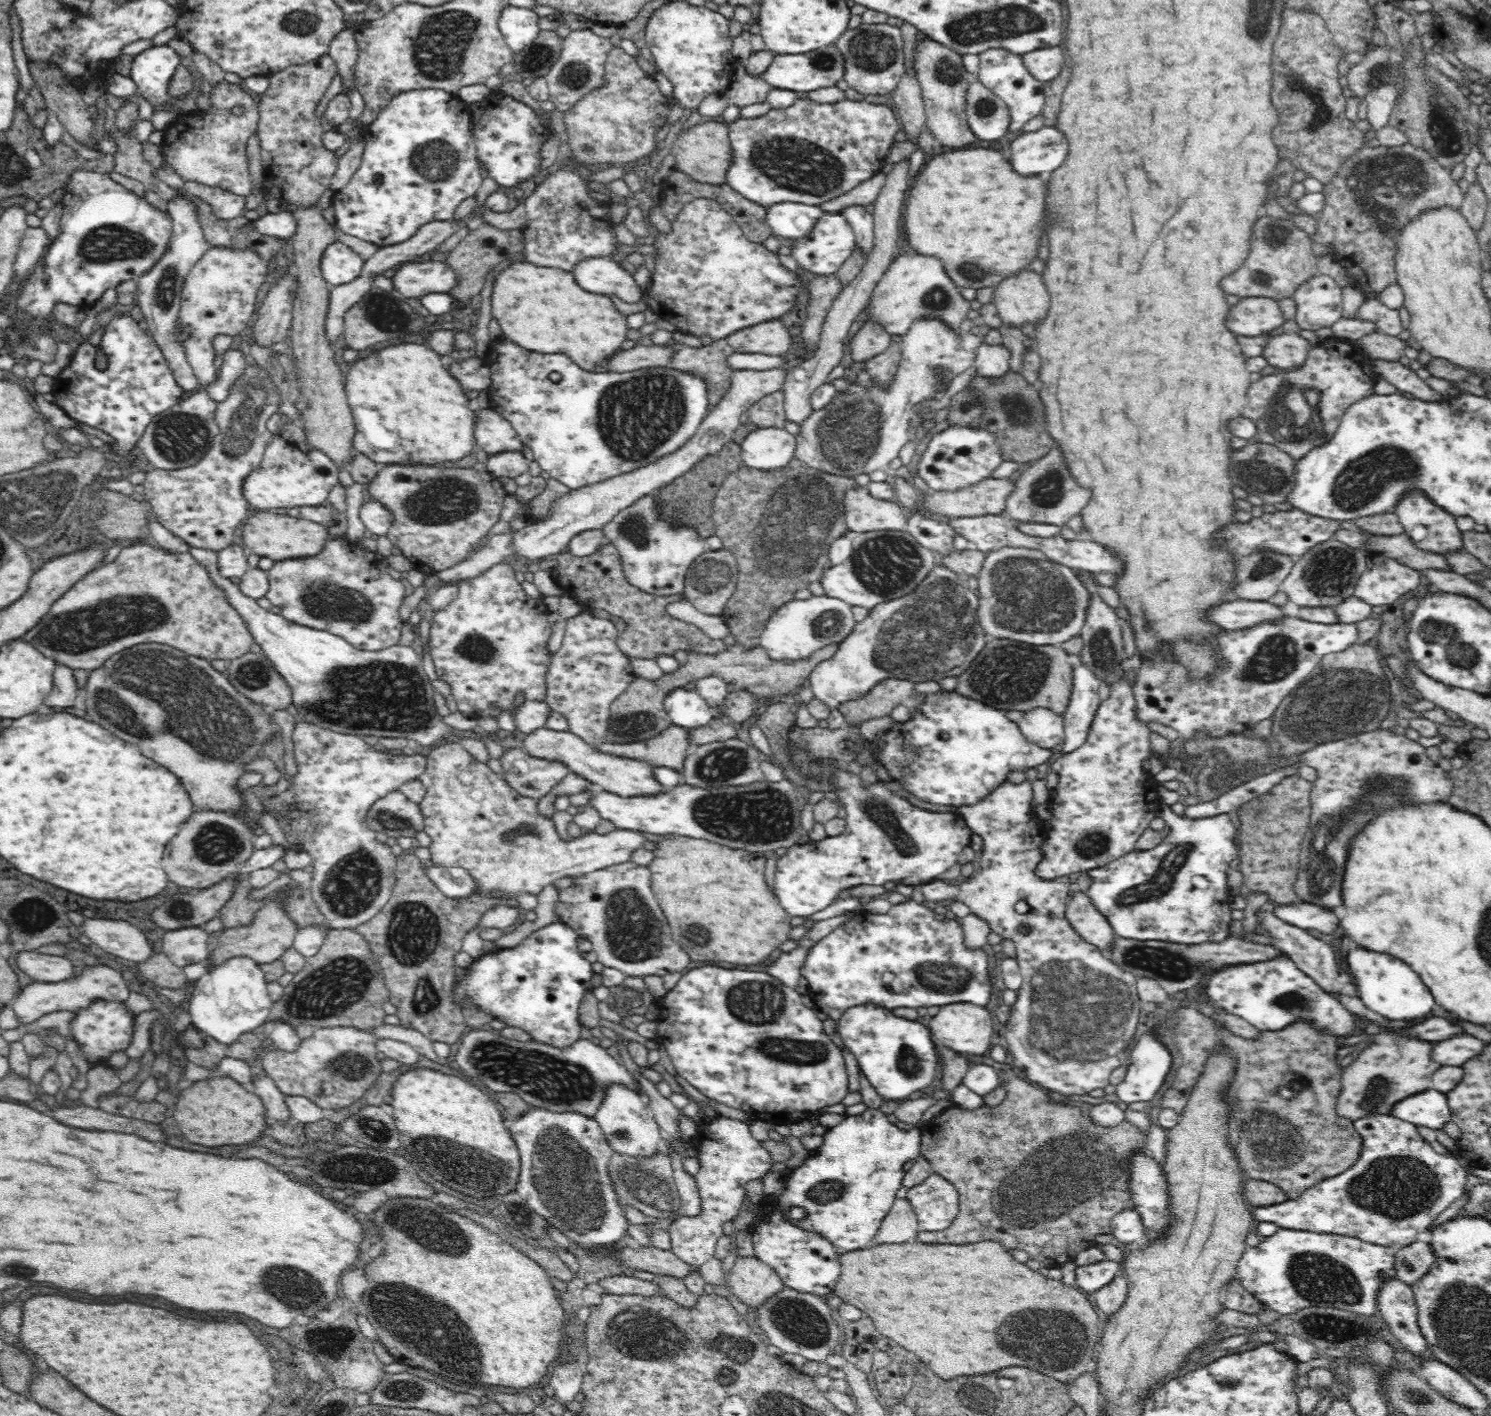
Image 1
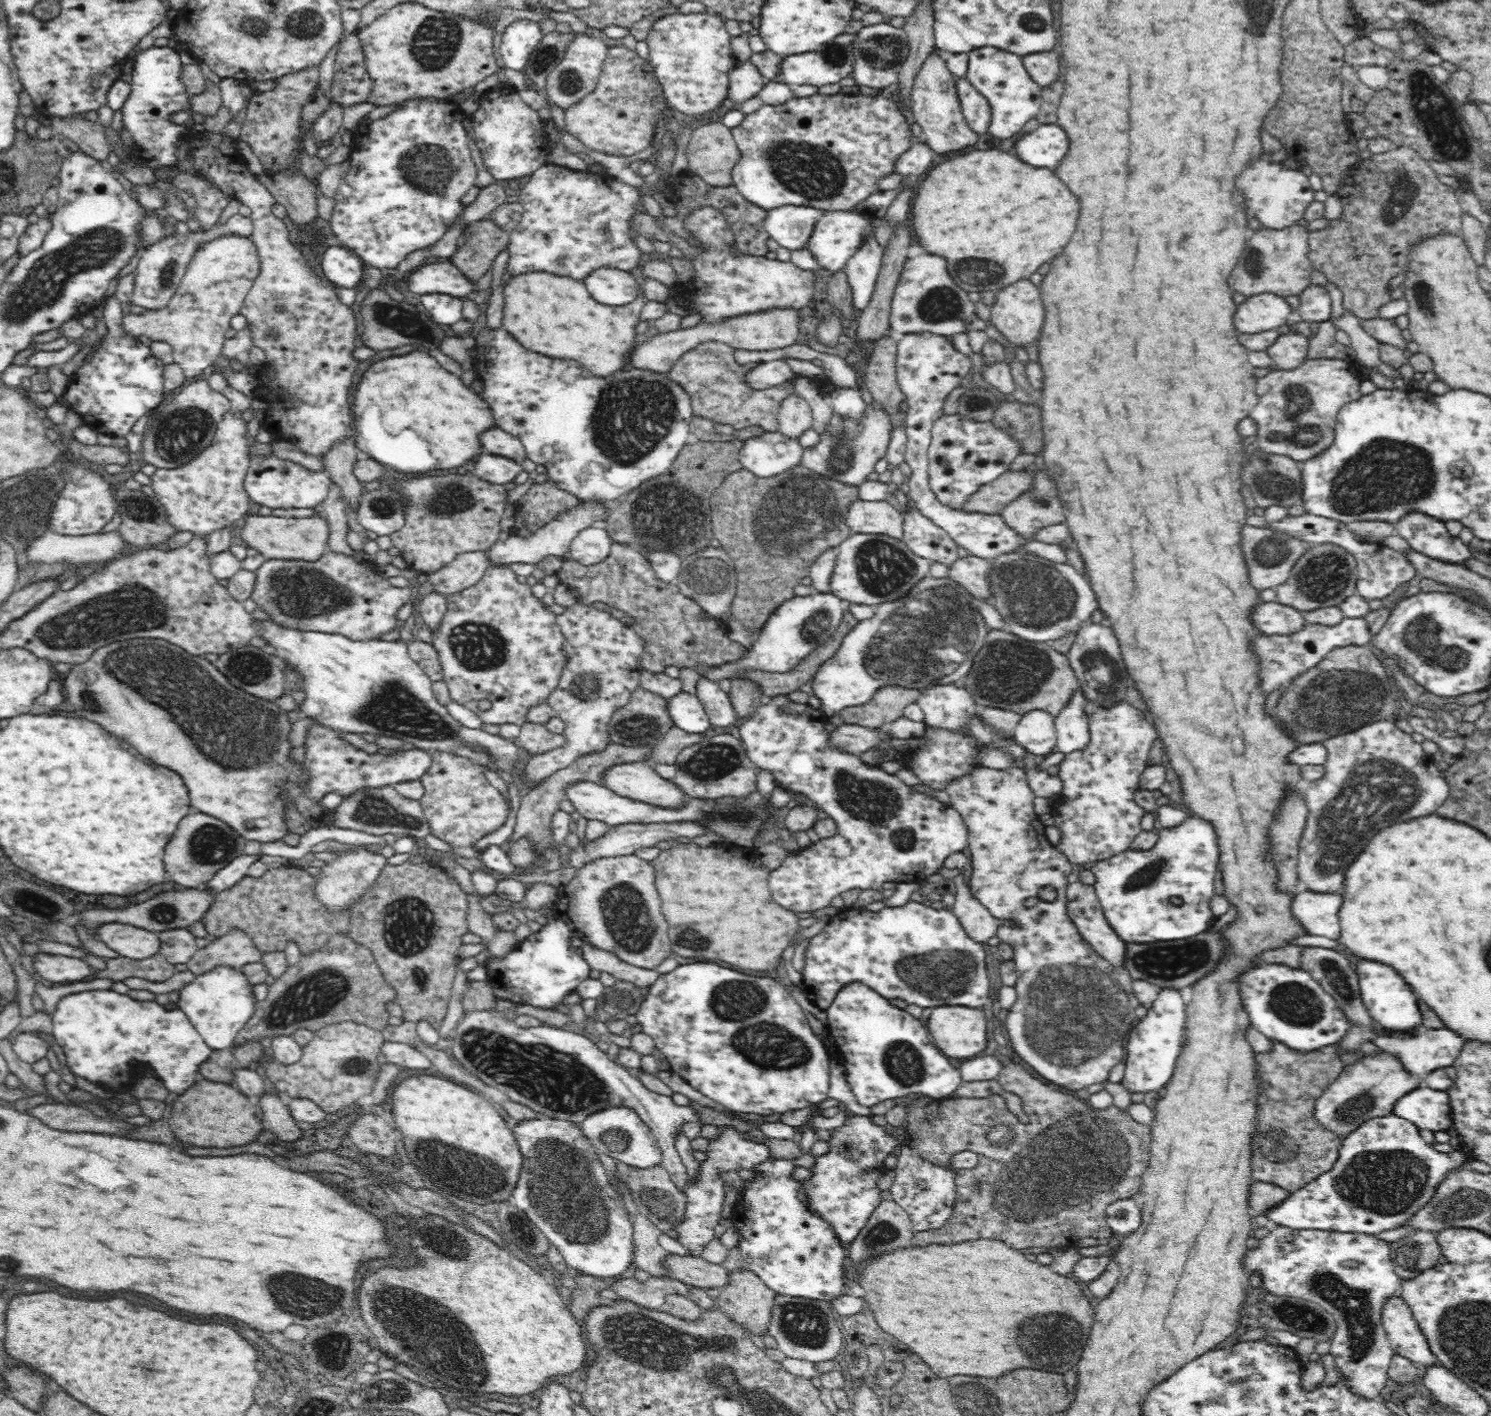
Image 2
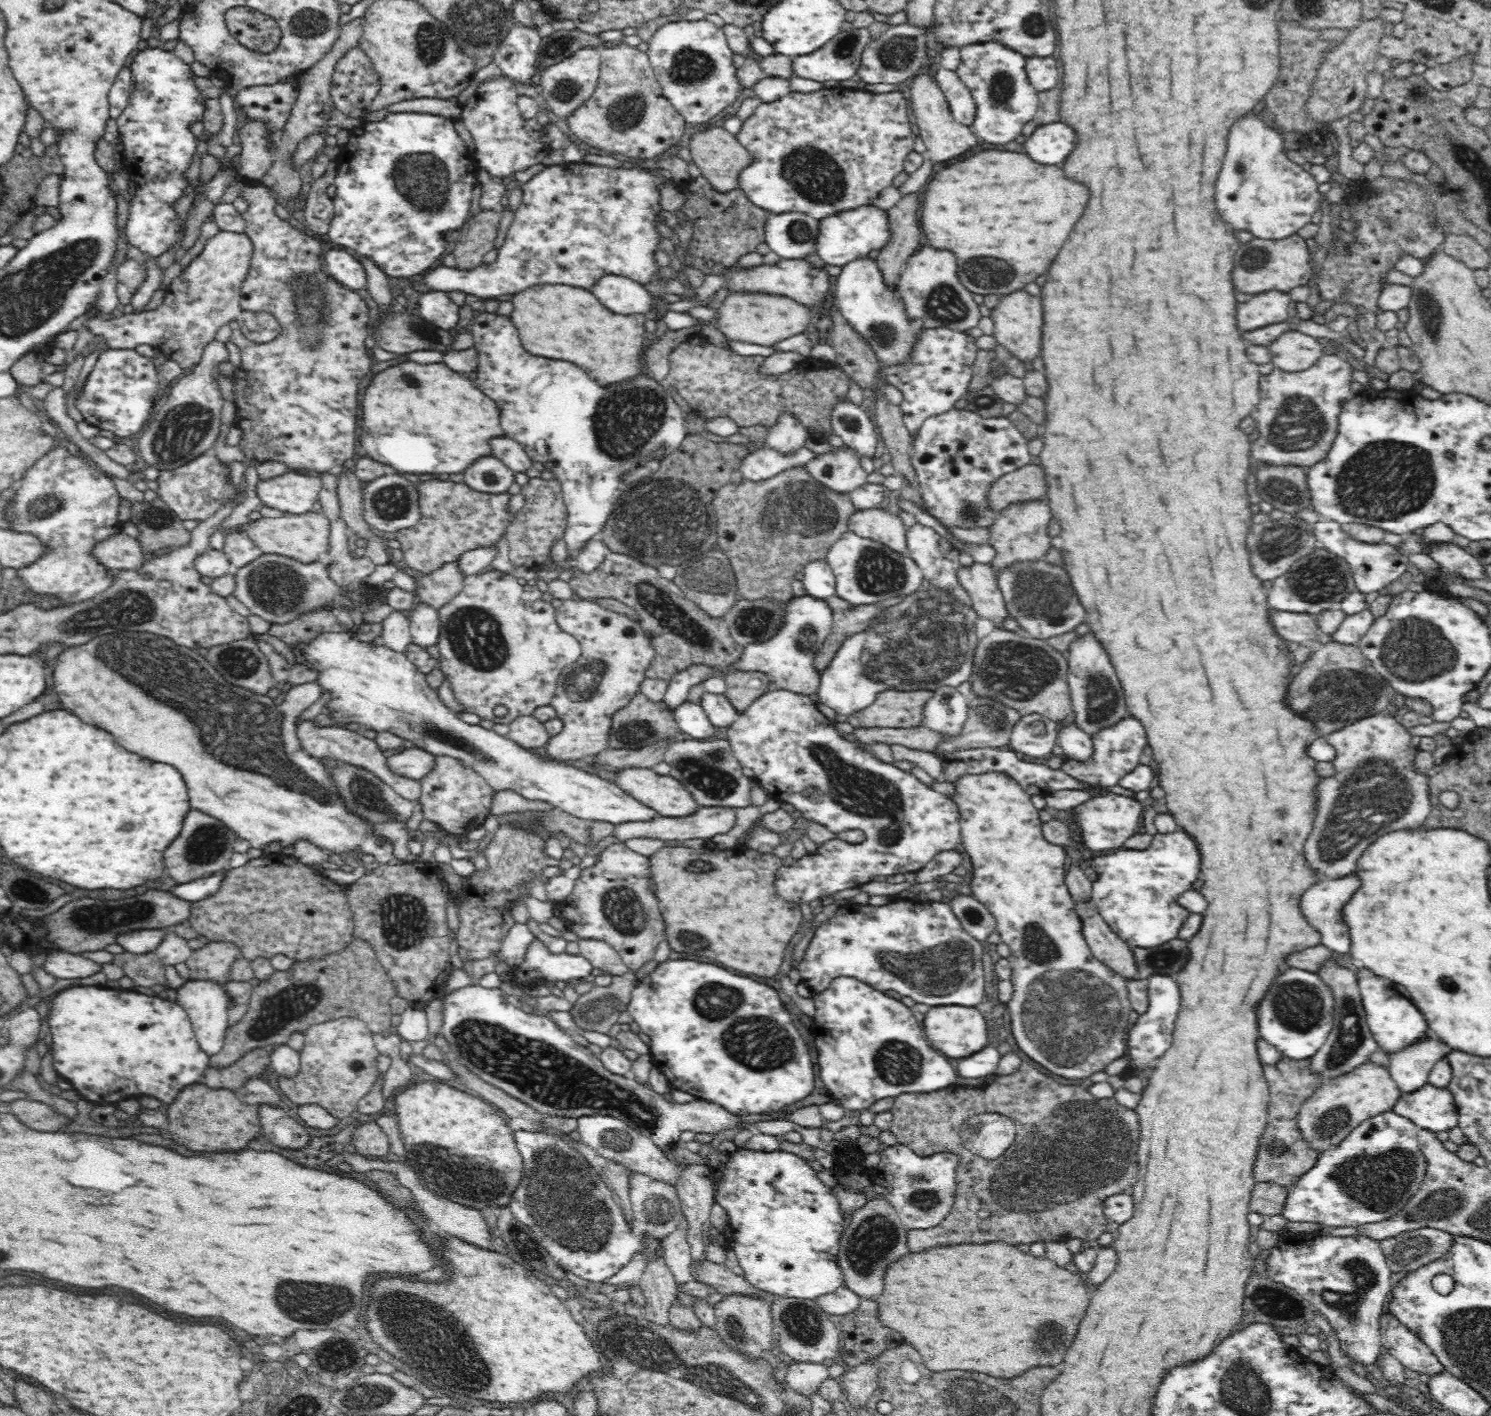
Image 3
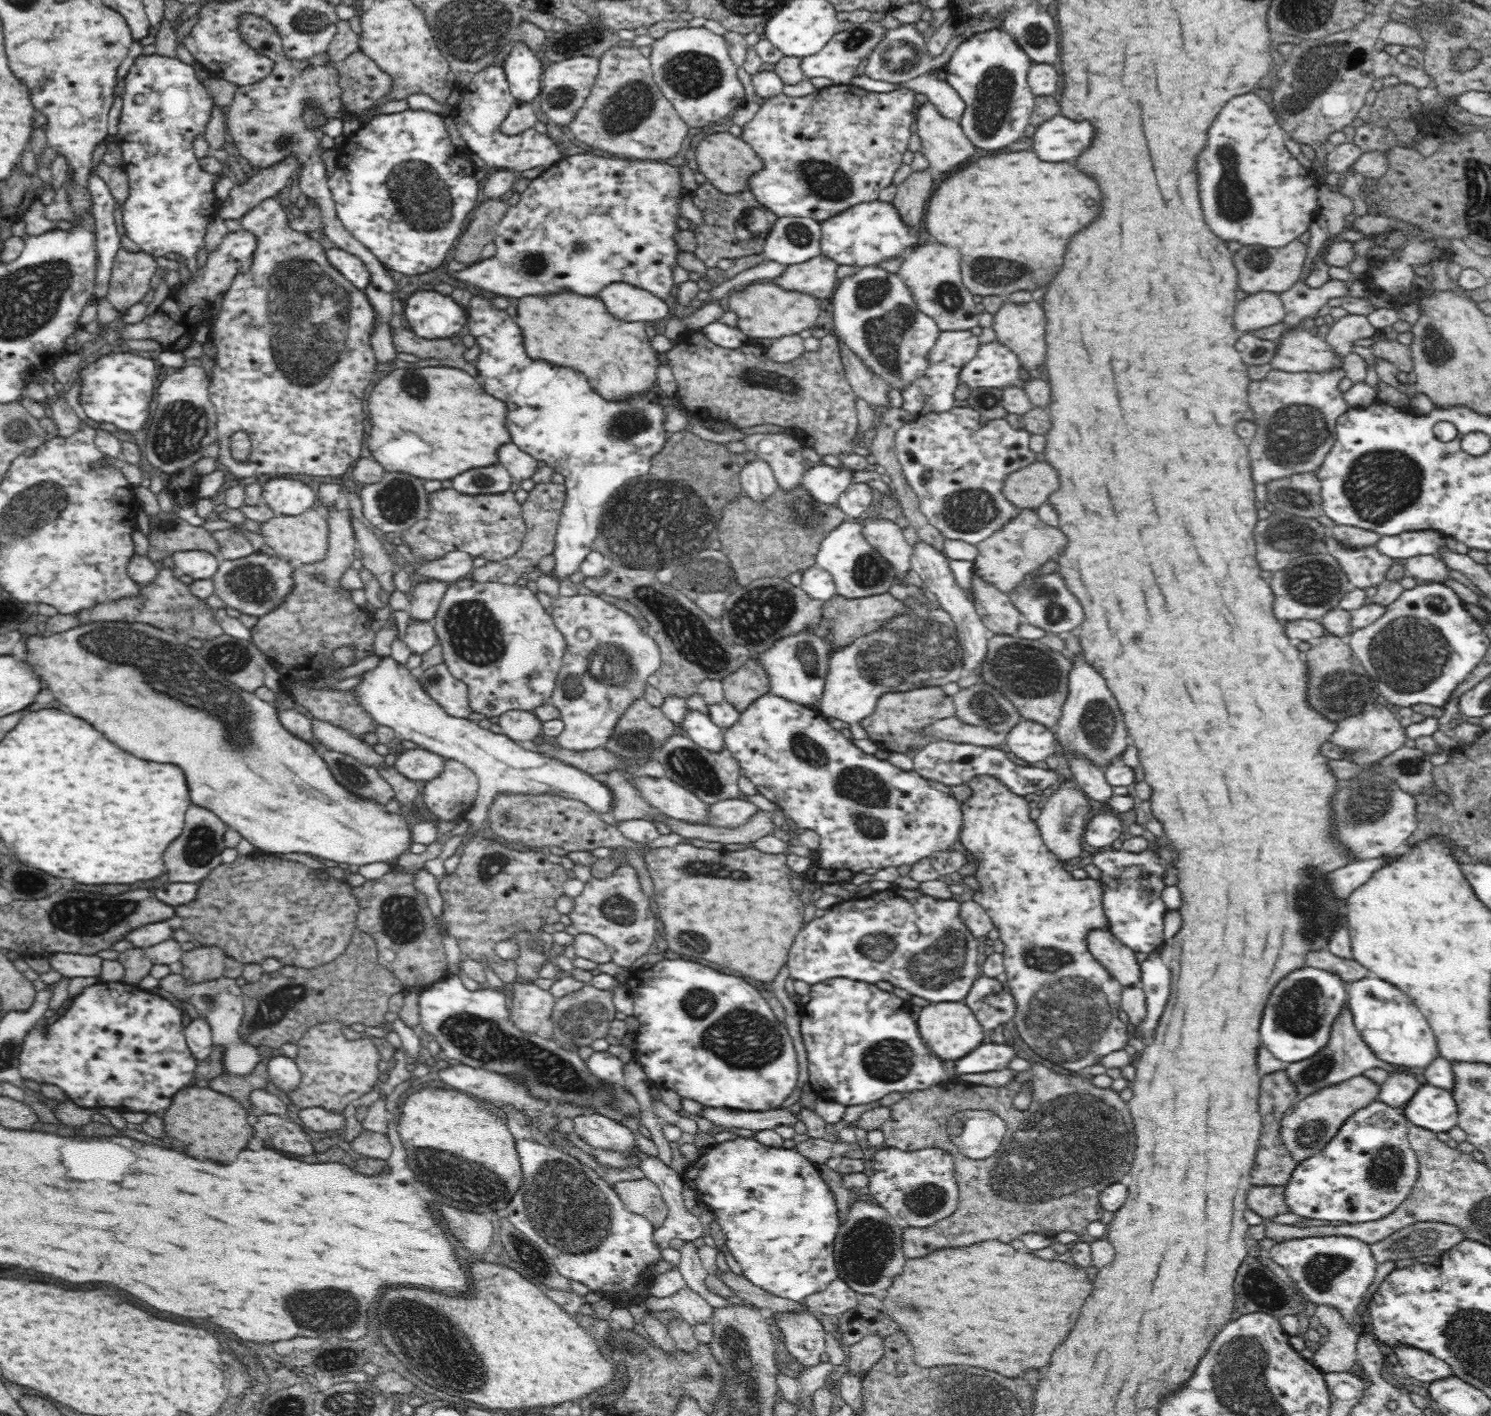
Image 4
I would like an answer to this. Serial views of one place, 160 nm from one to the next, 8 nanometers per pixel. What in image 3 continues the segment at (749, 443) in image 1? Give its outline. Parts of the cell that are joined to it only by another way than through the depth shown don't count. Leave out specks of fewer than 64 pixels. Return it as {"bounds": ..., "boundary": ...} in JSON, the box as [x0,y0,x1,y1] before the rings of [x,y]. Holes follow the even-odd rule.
{"bounds":[742,444,818,483],"boundary":[[[762,444],[756,451],[748,452],[746,458],[742,459],[744,481],[758,483],[772,480],[785,470],[808,464],[816,455],[818,454],[806,447],[784,454]]]}

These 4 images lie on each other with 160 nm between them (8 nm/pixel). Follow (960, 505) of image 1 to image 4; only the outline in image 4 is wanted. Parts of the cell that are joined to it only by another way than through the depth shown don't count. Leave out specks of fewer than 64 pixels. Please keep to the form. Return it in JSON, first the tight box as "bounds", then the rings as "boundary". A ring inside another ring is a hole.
{"bounds":[1001,461,1058,510],"boundary":[[[1034,461],[1009,474],[1001,491],[1014,506],[1034,510],[1048,502],[1054,490],[1058,490],[1058,474],[1054,467],[1044,461]]]}

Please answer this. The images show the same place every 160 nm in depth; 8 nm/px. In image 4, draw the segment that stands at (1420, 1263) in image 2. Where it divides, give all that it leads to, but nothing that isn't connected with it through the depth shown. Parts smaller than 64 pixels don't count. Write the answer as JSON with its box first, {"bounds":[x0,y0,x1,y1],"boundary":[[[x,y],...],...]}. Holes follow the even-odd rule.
{"bounds":[1369,1220,1468,1265],"boundary":[[[1428,1220],[1428,1222],[1416,1222],[1416,1224],[1410,1224],[1410,1226],[1404,1226],[1404,1228],[1400,1228],[1394,1234],[1390,1234],[1388,1238],[1369,1245],[1372,1257],[1374,1257],[1374,1261],[1377,1264],[1392,1260],[1398,1265],[1404,1262],[1411,1262],[1415,1258],[1420,1258],[1420,1256],[1432,1255],[1438,1257],[1443,1251],[1450,1250],[1464,1239],[1468,1238],[1465,1238],[1463,1232],[1457,1226],[1452,1226],[1439,1220],[1438,1222]]]}

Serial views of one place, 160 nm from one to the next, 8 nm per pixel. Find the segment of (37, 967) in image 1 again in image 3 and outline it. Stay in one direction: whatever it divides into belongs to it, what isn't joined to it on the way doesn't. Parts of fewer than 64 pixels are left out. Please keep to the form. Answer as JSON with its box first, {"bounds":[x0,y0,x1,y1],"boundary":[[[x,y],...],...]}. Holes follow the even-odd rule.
{"bounds":[43,950,100,978],"boundary":[[[58,950],[51,952],[43,963],[43,969],[57,978],[86,978],[100,970],[100,966],[82,956]]]}

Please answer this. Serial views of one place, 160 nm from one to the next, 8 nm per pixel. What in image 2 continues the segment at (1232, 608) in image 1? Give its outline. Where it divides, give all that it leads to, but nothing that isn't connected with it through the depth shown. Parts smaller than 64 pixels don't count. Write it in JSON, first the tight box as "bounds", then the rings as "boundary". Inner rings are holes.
{"bounds":[1252,600,1307,635],"boundary":[[[1277,600],[1261,601],[1258,610],[1252,612],[1252,622],[1259,632],[1264,635],[1287,635],[1298,632],[1307,625],[1303,611],[1280,604]]]}

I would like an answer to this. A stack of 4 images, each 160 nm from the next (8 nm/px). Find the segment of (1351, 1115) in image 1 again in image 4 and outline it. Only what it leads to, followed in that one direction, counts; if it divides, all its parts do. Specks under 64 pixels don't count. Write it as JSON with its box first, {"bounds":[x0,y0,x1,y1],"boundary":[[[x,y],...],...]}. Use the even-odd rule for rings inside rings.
{"bounds":[1278,1074,1380,1165],"boundary":[[[1360,1074],[1344,1082],[1321,1088],[1306,1098],[1299,1098],[1282,1114],[1282,1120],[1278,1122],[1278,1142],[1286,1145],[1286,1153],[1290,1153],[1290,1157],[1294,1157],[1294,1164],[1298,1165],[1308,1157],[1314,1156],[1316,1152],[1320,1152],[1338,1134],[1343,1126],[1342,1122],[1346,1122],[1346,1118],[1350,1118],[1354,1110],[1366,1106],[1366,1102],[1378,1099],[1378,1094],[1380,1085]]]}

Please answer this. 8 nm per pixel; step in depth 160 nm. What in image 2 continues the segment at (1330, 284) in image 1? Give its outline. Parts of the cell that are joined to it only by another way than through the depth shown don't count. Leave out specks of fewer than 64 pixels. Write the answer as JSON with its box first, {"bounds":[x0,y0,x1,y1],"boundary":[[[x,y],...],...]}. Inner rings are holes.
{"bounds":[1297,285,1332,323],"boundary":[[[1310,285],[1299,294],[1300,305],[1297,312],[1302,317],[1302,321],[1307,323],[1332,320],[1332,300],[1325,287]]]}

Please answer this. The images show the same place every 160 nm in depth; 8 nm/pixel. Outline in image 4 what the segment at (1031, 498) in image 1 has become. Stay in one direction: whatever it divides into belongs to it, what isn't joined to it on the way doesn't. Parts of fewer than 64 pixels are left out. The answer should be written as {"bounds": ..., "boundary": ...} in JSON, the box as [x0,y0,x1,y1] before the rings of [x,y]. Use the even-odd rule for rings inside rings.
{"bounds":[973,509,1066,594],"boundary":[[[1021,509],[1018,518],[977,545],[979,554],[973,561],[974,572],[999,592],[1014,594],[1014,590],[1026,580],[1028,574],[1060,556],[1060,550],[1066,546],[1066,538],[1060,538],[1060,532],[1062,530],[1044,524],[1033,509]]]}

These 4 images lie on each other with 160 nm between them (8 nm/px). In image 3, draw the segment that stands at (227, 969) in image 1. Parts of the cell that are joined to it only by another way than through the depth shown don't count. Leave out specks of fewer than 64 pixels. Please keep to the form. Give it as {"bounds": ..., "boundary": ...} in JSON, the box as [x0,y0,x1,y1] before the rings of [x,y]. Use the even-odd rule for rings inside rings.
{"bounds":[176,980,229,1057],"boundary":[[[186,980],[182,986],[176,989],[178,995],[176,1001],[188,1014],[198,1045],[210,1057],[222,1050],[229,1030],[228,997],[226,989],[222,989],[222,986],[223,984],[218,983],[218,981]]]}

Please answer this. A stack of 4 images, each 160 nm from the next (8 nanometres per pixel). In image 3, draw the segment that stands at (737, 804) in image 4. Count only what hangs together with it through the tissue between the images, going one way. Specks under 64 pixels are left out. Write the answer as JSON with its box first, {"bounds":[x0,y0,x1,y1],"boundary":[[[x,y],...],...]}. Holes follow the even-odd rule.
{"bounds":[613,807,735,843],"boundary":[[[700,807],[696,812],[685,817],[657,816],[652,821],[623,822],[616,824],[613,836],[619,843],[624,843],[630,838],[655,838],[656,840],[692,840],[692,838],[708,839],[716,834],[728,832],[735,822],[735,812],[731,807]]]}

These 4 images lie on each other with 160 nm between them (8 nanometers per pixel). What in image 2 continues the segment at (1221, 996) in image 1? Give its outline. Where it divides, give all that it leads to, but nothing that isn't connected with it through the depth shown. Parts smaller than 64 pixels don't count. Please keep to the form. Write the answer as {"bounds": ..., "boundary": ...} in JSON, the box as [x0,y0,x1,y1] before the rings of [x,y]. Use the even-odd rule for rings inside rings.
{"bounds":[1242,964,1463,1078],"boundary":[[[1266,964],[1242,974],[1242,1006],[1246,1006],[1254,1028],[1271,1041],[1278,1041],[1294,1052],[1306,1054],[1328,1045],[1336,1045],[1348,1032],[1348,1021],[1331,995],[1315,981],[1309,972],[1300,967],[1283,964]],[[1378,1025],[1374,1026],[1378,1036],[1373,1042],[1380,1049],[1396,1056],[1405,1067],[1408,1074],[1424,1078],[1428,1072],[1434,1072],[1440,1068],[1447,1068],[1454,1065],[1454,1058],[1458,1058],[1458,1052],[1462,1048],[1463,1038],[1452,1030],[1446,1028],[1440,1030],[1425,1029],[1423,1026],[1416,1034],[1410,1036],[1391,1036],[1384,1032]]]}

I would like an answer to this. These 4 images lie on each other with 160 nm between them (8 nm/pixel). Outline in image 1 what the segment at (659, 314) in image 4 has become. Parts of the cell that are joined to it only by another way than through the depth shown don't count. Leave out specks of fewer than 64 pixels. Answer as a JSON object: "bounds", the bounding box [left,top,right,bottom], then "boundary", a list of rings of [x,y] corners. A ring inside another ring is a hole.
{"bounds":[572,257,643,302],"boundary":[[[592,257],[580,262],[572,271],[578,284],[596,294],[616,294],[624,302],[638,302],[643,293],[634,280],[632,270],[610,257]]]}

